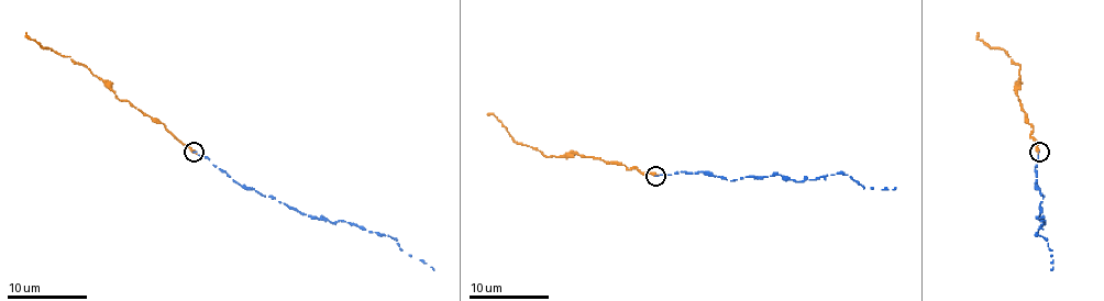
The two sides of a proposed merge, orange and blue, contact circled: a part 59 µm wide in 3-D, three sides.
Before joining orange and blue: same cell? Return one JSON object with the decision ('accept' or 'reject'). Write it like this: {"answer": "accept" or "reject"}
{"answer": "accept"}

